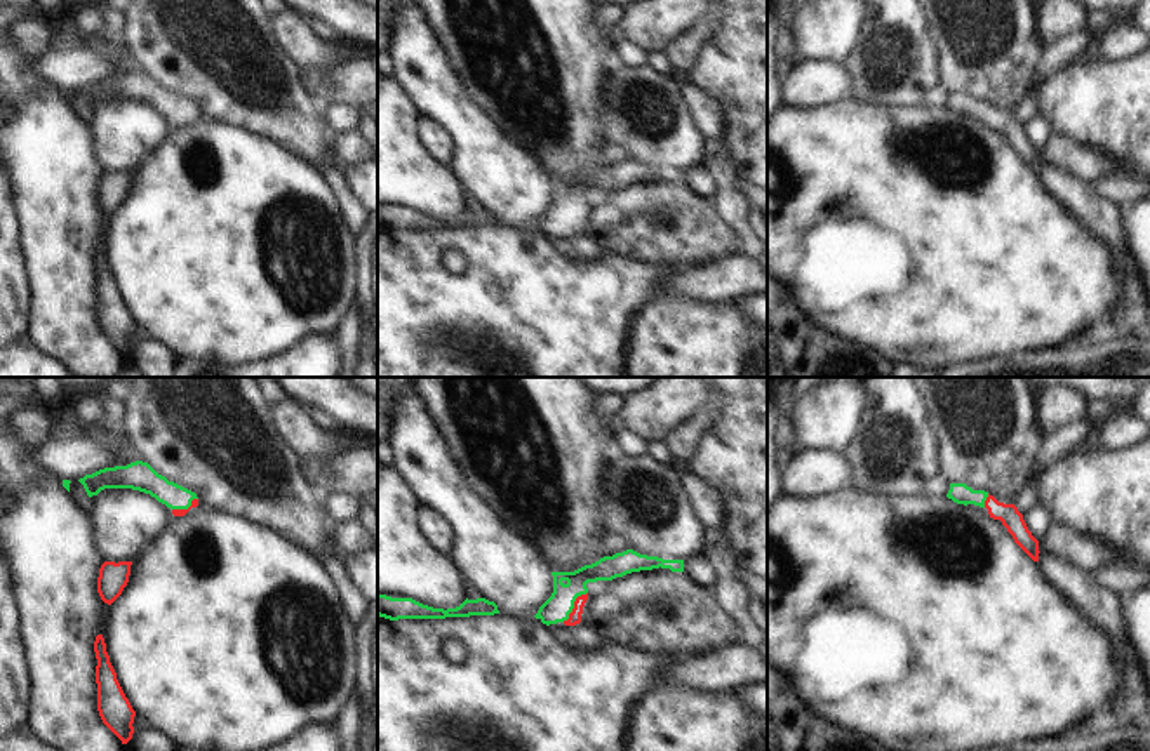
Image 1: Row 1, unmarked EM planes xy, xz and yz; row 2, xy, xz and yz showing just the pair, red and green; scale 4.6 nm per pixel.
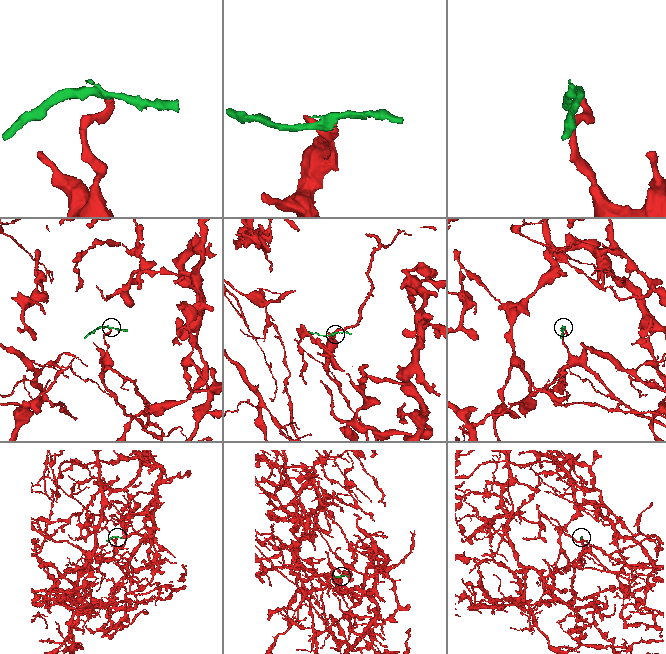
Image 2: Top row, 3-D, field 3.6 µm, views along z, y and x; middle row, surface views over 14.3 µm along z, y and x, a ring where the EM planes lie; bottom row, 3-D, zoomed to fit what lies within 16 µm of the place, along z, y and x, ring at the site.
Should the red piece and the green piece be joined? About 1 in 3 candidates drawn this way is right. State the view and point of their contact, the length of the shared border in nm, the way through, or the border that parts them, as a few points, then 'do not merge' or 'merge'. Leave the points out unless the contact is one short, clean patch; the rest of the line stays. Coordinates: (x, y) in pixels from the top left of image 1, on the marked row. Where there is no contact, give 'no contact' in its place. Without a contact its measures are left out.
xz (574, 605) | 180 nm | across xz (574, 618), (574, 605), (559, 605) | merge

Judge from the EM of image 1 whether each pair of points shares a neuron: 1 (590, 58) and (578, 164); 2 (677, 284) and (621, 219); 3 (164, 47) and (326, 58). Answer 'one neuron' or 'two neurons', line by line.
1: one neuron
2: two neurons
3: two neurons

